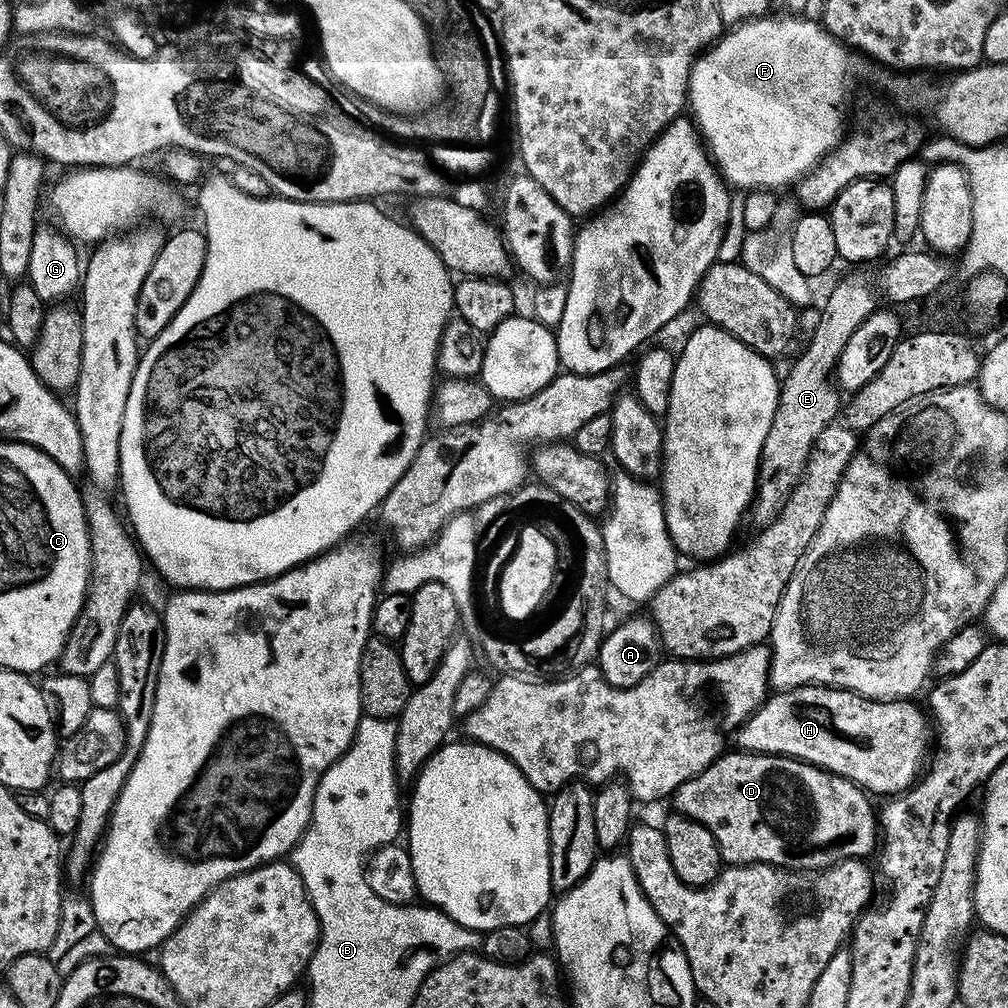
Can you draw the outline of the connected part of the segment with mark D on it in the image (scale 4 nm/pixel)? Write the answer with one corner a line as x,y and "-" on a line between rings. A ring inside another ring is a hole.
728,750
716,757
709,768
703,768
692,780
676,789
670,797
671,803
676,803
675,811
681,816
689,816
691,820
702,822
710,834
714,834
714,842
718,842
721,861
728,866
742,864
773,864
775,868
788,868
791,872
818,872
821,868
828,868
834,862
868,858
873,855
878,844
878,812
872,809
873,797
863,788
842,778
833,772
822,770
818,766
808,764
804,760
795,760
789,756
768,756
764,752
745,752
743,750

